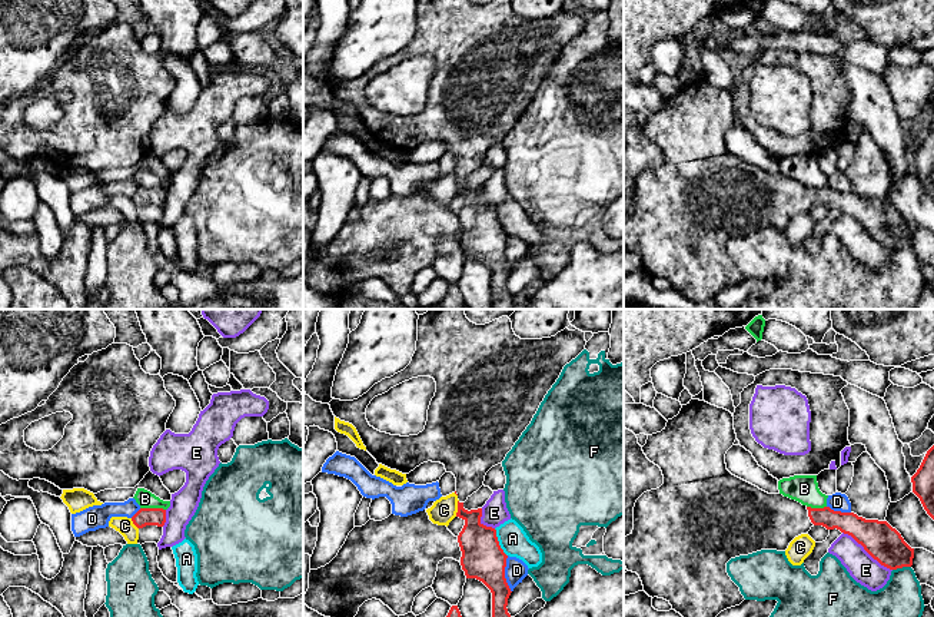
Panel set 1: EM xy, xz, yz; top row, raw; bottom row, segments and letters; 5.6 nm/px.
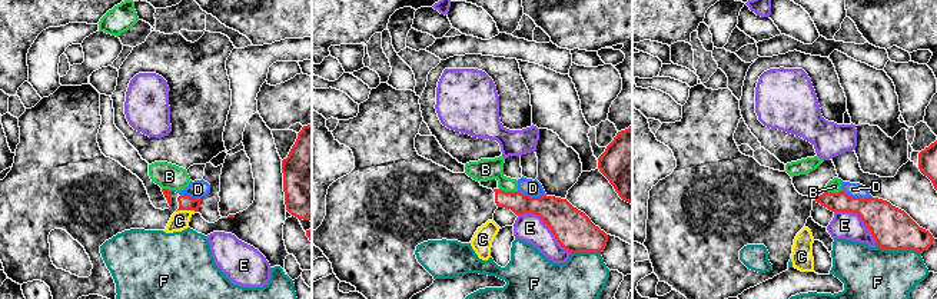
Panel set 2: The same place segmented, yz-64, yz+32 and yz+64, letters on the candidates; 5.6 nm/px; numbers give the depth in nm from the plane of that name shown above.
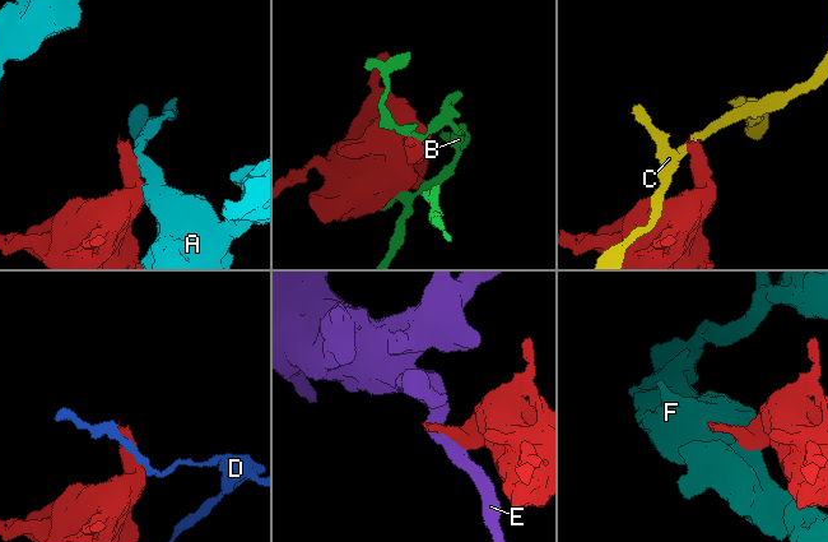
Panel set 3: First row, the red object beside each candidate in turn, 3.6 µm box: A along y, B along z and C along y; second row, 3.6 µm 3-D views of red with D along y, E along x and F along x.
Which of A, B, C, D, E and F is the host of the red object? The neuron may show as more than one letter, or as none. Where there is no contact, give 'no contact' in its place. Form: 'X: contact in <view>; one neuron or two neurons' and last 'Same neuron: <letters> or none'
A: contact in xz; two neurons
B: contact in xy; two neurons
C: contact in xz; two neurons
D: contact in xz; two neurons
E: contact in yz; two neurons
F: contact in yz; two neurons
Same neuron: none

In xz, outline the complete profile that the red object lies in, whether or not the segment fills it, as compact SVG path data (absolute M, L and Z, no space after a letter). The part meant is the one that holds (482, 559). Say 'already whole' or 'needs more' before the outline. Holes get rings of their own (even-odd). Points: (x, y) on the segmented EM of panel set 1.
needs more | M429 309L419 315L416 351L403 371L375 384L358 399L333 398L329 402L336 418L356 428L366 451L378 464L409 474L421 464L432 461L443 464L446 472L455 475L455 494L459 500L456 517L465 521L458 535L461 565L466 578L476 578L491 590L492 617L511 617L506 606L512 591L505 578L508 555L499 545L496 530L481 523L482 508L468 511L463 502L483 485L486 472L502 464L564 366L575 359L585 345L585 332L579 329L565 328L551 338L521 339L508 316L476 325L466 318L463 309ZM418 376L431 376L436 382L425 429L418 435L400 437L370 427L365 414L370 401Z

